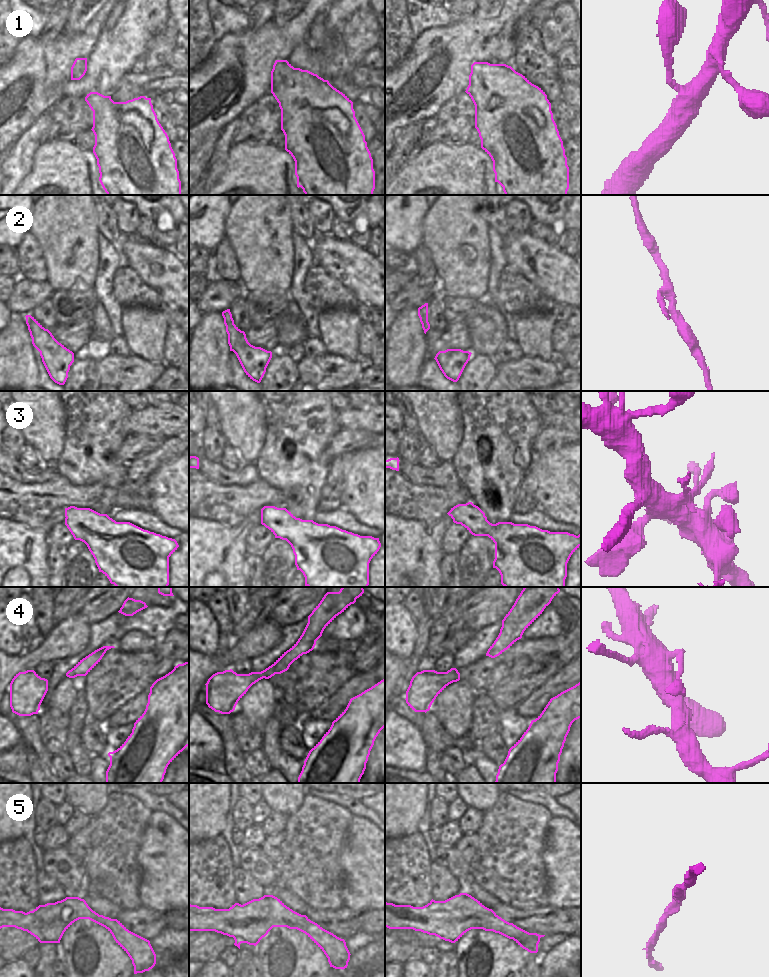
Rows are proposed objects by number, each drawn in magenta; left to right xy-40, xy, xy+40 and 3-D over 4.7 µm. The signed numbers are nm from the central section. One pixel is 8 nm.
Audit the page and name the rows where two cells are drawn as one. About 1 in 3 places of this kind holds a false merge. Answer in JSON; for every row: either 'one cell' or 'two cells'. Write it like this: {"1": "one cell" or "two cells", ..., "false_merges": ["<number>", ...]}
{"1": "one cell", "2": "one cell", "3": "two cells", "4": "one cell", "5": "one cell", "false_merges": ["3"]}

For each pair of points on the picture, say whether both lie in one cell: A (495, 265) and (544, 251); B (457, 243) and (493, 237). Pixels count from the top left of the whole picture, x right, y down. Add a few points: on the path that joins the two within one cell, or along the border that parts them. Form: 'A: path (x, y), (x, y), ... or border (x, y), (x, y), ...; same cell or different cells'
A: border (503, 239), (503, 255), (508, 264); different cells
B: border (489, 226), (490, 261); different cells

